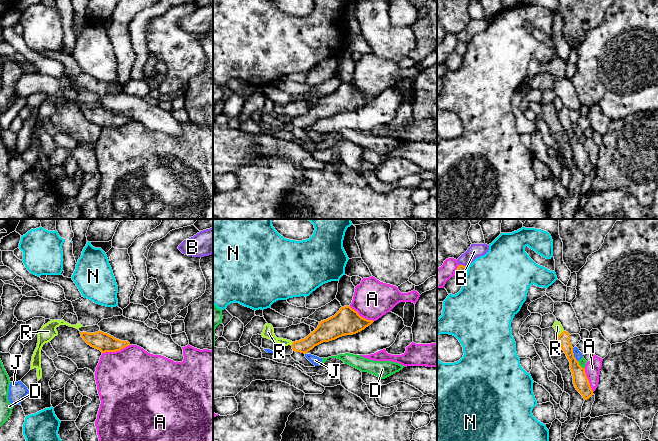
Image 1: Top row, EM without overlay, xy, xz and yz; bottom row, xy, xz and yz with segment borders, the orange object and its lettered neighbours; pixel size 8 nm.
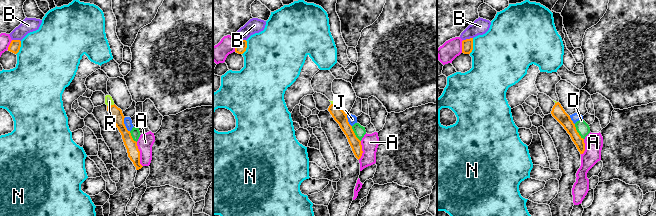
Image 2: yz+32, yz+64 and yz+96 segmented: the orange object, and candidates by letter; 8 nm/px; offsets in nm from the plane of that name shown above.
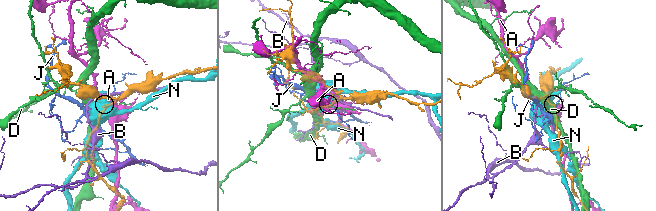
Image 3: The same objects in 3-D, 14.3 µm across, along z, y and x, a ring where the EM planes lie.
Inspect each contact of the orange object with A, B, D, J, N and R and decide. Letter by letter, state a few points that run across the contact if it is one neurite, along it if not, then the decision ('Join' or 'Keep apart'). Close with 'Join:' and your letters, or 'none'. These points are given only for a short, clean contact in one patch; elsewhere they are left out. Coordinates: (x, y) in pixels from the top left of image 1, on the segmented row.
A: Keep apart
B: Keep apart
D: Keep apart
J: Keep apart
N: Keep apart
R: Line: yz (563, 330), (557, 335). Keep apart
Join: none

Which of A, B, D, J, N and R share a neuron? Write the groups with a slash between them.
A / B / D / J / N / R

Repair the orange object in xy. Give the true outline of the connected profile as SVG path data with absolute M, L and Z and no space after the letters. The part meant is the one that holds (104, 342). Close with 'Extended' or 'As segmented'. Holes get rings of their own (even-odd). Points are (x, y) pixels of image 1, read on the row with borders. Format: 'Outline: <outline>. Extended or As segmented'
Outline: M102 331L95 333L80 332L80 334L88 345L102 353L120 351L130 345L128 341L121 341Z. As segmented

